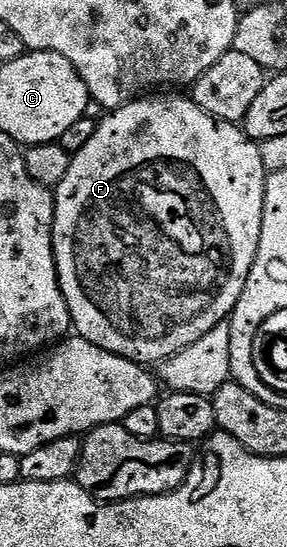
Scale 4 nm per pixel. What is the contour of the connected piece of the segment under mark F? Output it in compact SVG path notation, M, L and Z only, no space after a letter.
M145 95L119 109L106 112L105 118L97 121L95 135L83 143L79 152L70 156L67 175L63 175L63 179L55 186L53 198L53 254L72 328L85 340L95 343L95 347L138 363L160 363L174 357L179 351L191 347L191 343L203 339L207 331L229 317L255 263L265 210L267 174L263 167L260 144L251 140L240 124L217 120L203 112L188 96L157 96L161 95Z

